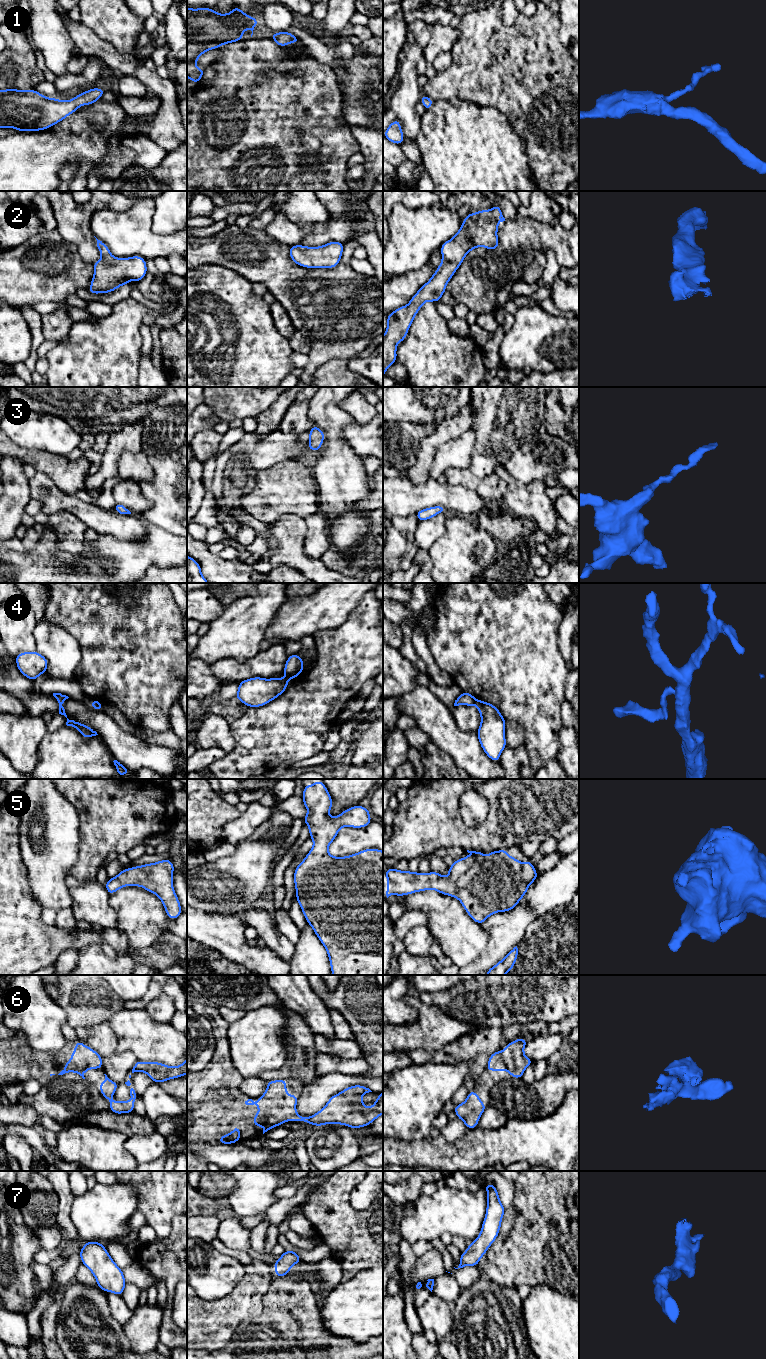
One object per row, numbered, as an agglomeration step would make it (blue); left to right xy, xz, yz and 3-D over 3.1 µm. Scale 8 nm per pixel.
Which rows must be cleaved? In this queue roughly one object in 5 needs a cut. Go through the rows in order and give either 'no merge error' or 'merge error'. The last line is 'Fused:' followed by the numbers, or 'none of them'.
1: no merge error
2: no merge error
3: no merge error
4: merge error
5: no merge error
6: no merge error
7: no merge error
Fused: 4

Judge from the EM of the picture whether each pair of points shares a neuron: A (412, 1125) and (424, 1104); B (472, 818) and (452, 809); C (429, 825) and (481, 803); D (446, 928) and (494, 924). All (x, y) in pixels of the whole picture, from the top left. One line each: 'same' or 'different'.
A: same
B: different
C: different
D: different

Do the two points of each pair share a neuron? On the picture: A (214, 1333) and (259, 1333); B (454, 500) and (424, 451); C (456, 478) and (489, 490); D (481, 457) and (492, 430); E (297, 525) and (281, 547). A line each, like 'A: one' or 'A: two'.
A: two
B: two
C: one
D: one
E: one

